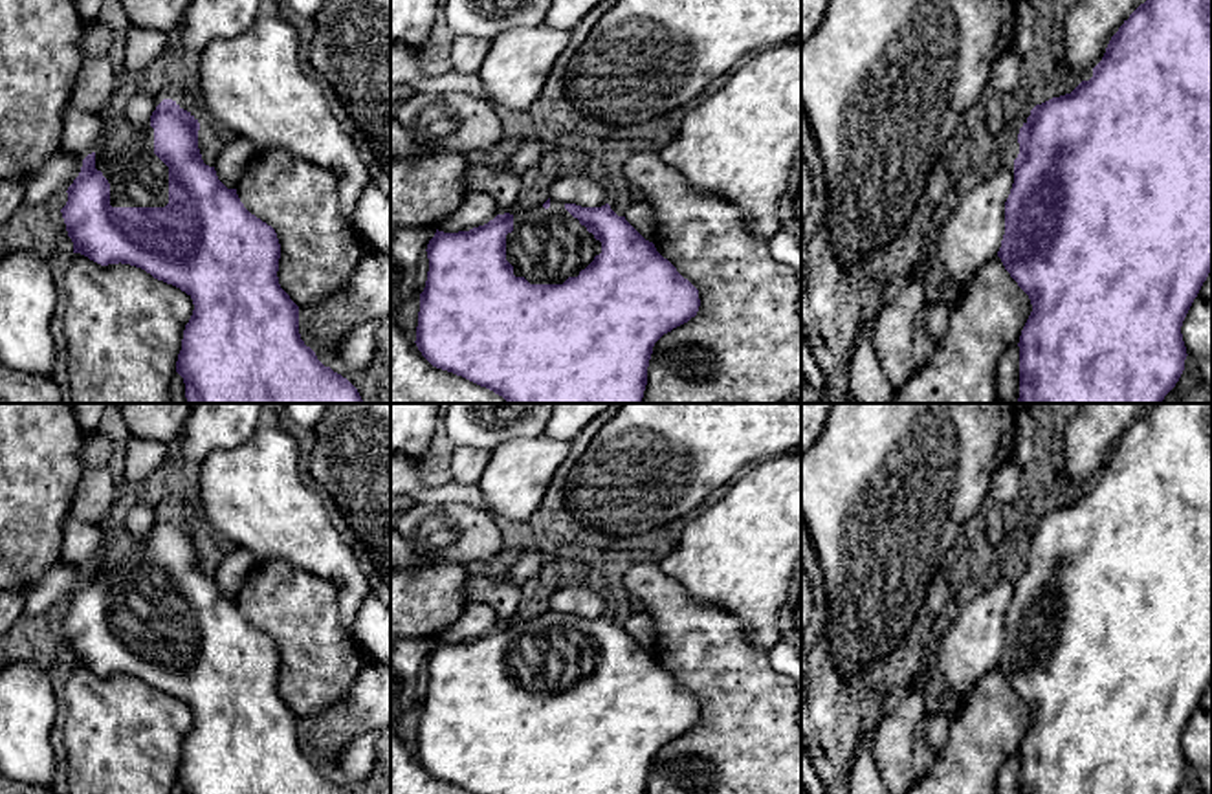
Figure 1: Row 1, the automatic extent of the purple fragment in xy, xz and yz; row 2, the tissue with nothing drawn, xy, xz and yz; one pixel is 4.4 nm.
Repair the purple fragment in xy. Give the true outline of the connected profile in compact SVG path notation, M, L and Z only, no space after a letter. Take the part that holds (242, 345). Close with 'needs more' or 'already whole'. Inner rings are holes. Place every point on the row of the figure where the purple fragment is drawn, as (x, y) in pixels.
M163 99L150 116L145 128L130 125L130 119L117 119L108 110L101 114L105 132L92 154L83 160L79 176L68 187L68 202L61 209L68 237L73 242L73 253L81 253L90 260L108 264L130 264L145 270L154 279L172 284L185 292L194 304L193 315L183 330L182 350L176 361L176 372L183 378L187 403L365 403L358 389L341 374L325 367L315 352L304 345L299 334L299 306L279 284L281 244L271 226L251 215L240 202L237 189L227 189L216 176L215 167L204 163L198 149L198 119L183 110L176 101Z | needs more

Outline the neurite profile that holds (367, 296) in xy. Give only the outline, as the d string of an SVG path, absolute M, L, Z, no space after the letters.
M365 251L348 284L323 303L299 310L299 328L339 352L359 325L391 314L391 253Z

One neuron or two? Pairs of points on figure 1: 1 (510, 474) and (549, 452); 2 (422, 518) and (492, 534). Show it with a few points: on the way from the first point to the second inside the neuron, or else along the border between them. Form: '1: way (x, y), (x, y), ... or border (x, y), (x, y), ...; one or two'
1: way (519, 472), (539, 457); one
2: way (439, 532), (475, 534); one

